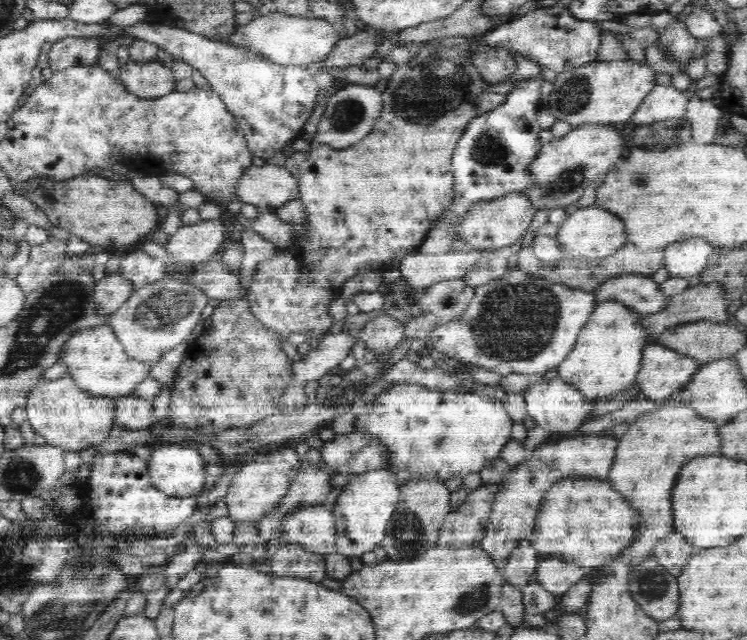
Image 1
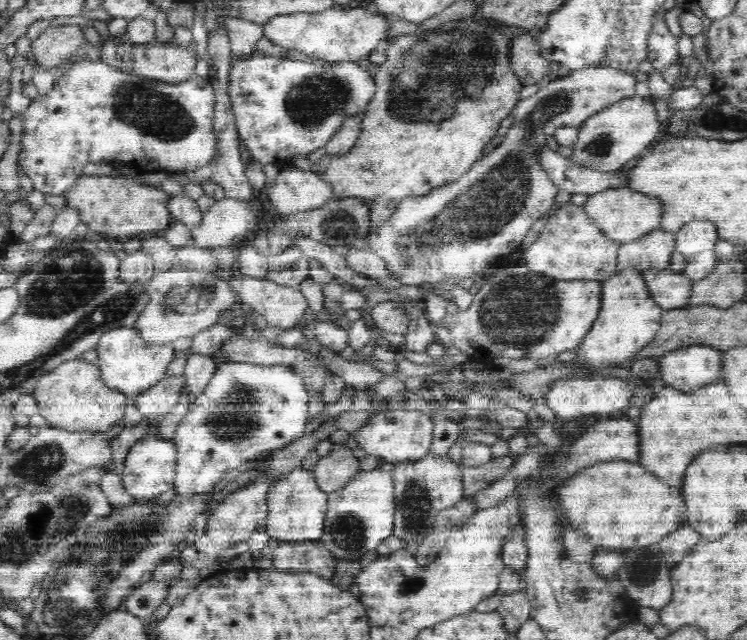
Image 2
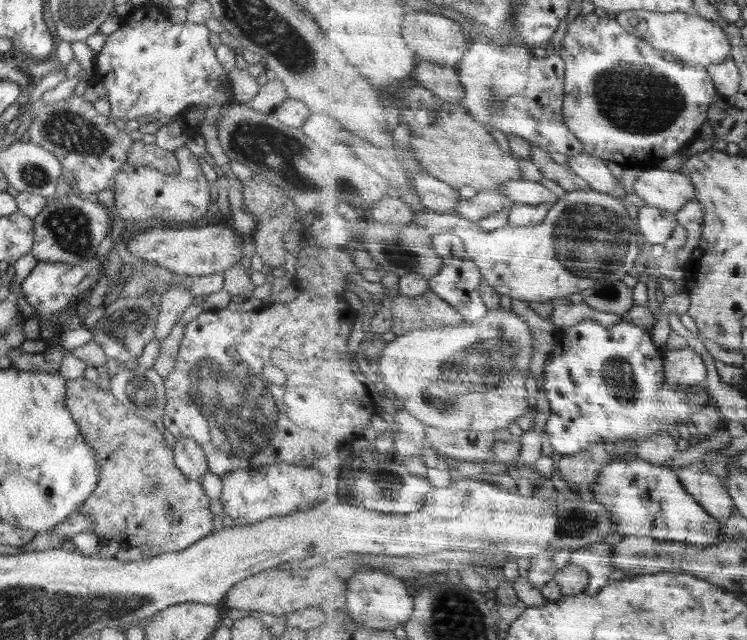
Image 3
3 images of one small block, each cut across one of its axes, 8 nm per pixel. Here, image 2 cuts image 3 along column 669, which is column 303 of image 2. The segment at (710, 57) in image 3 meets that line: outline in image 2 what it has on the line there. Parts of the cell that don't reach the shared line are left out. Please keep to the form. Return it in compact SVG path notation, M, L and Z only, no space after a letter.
M335 6L323 12L316 13L295 13L292 15L283 15L270 19L269 22L263 26L264 35L266 35L272 42L277 45L297 49L305 52L310 57L320 57L324 60L331 61L358 61L360 59L368 58L372 54L380 42L386 41L393 28L393 22L396 17L389 16L379 10L371 10L367 6L359 6L351 8L349 6Z

